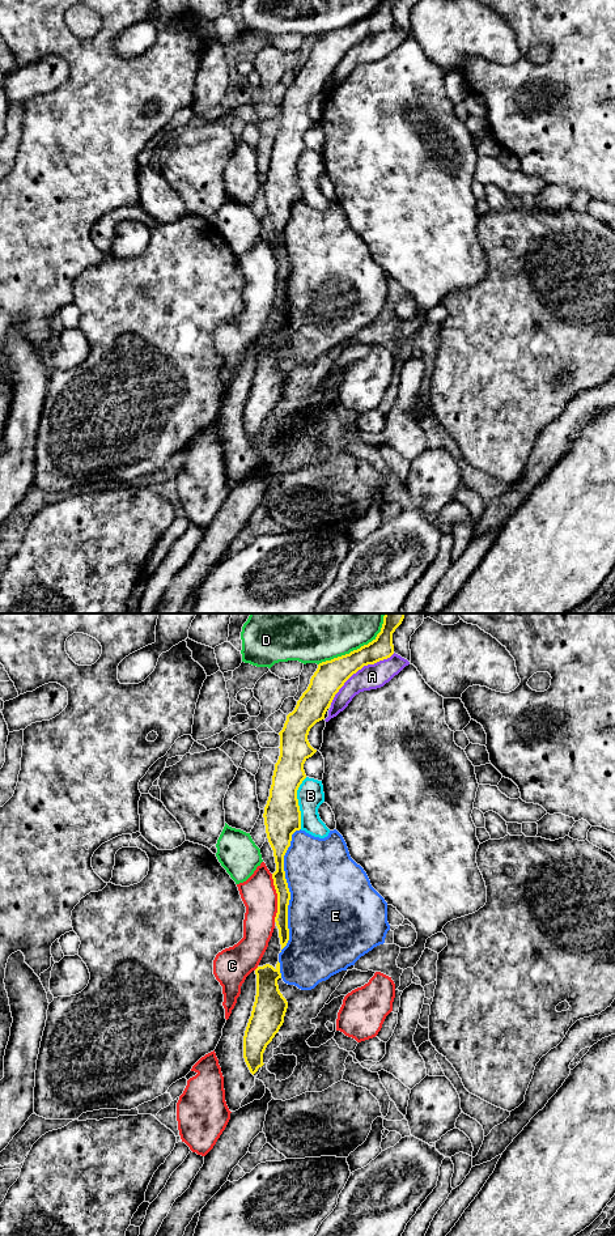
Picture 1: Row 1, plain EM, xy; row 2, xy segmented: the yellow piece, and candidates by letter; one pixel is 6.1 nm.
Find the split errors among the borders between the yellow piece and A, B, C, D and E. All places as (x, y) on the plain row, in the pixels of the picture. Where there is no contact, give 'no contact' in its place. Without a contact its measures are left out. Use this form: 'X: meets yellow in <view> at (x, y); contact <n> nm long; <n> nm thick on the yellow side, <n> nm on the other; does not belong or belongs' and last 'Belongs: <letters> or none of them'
A: meets yellow in xy at (359, 41); contact 500 nm long; 190 nm thick on the yellow side, 160 nm on the other; does not belong
B: meets yellow in xy at (297, 175); contact 320 nm long; 220 nm thick on the yellow side, 170 nm on the other; does not belong
C: meets yellow in xy at (278, 270); contact 300 nm long; 80 nm thick on the yellow side, 220 nm on the other; does not belong
D: meets yellow in xy at (351, 24); contact 460 nm long; 190 nm thick on the yellow side, 220 nm on the other; does not belong
E: meets yellow in xy at (288, 262); contact 800 nm long; 80 nm thick on the yellow side, 480 nm on the other; belongs
Belongs: E

